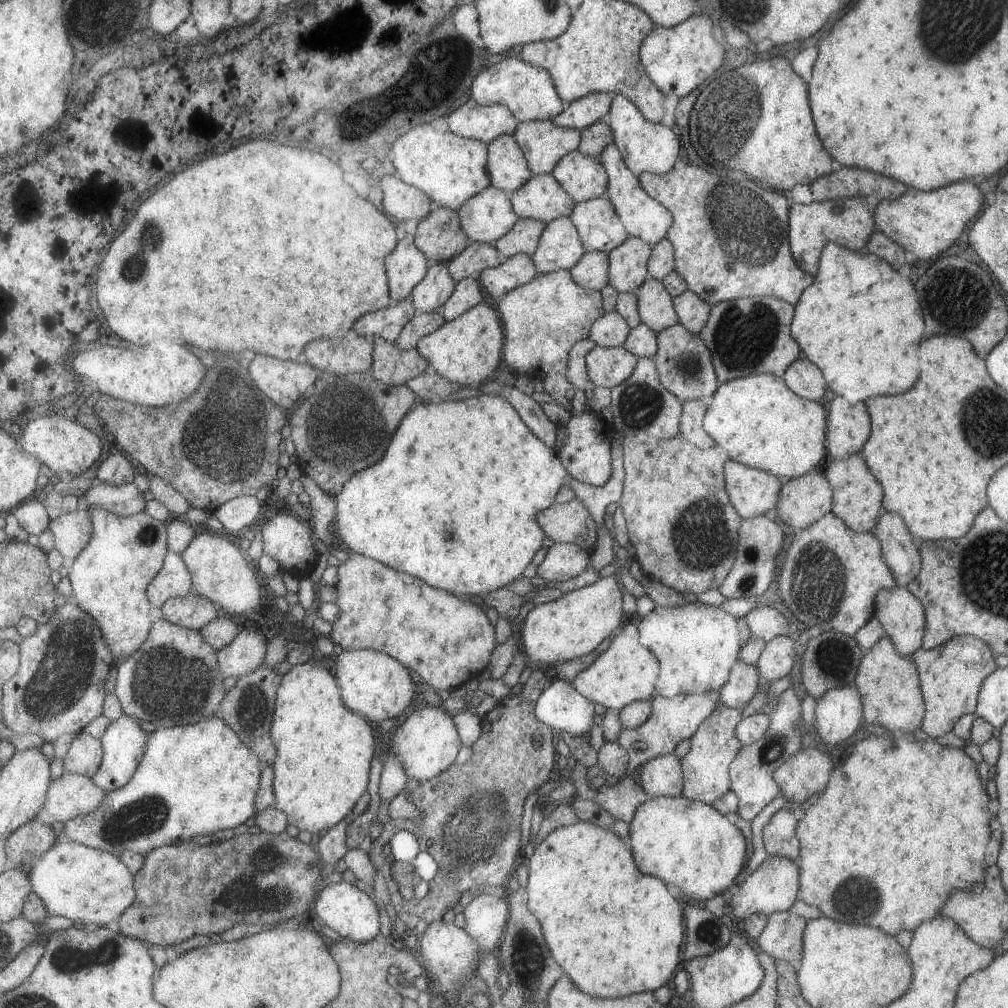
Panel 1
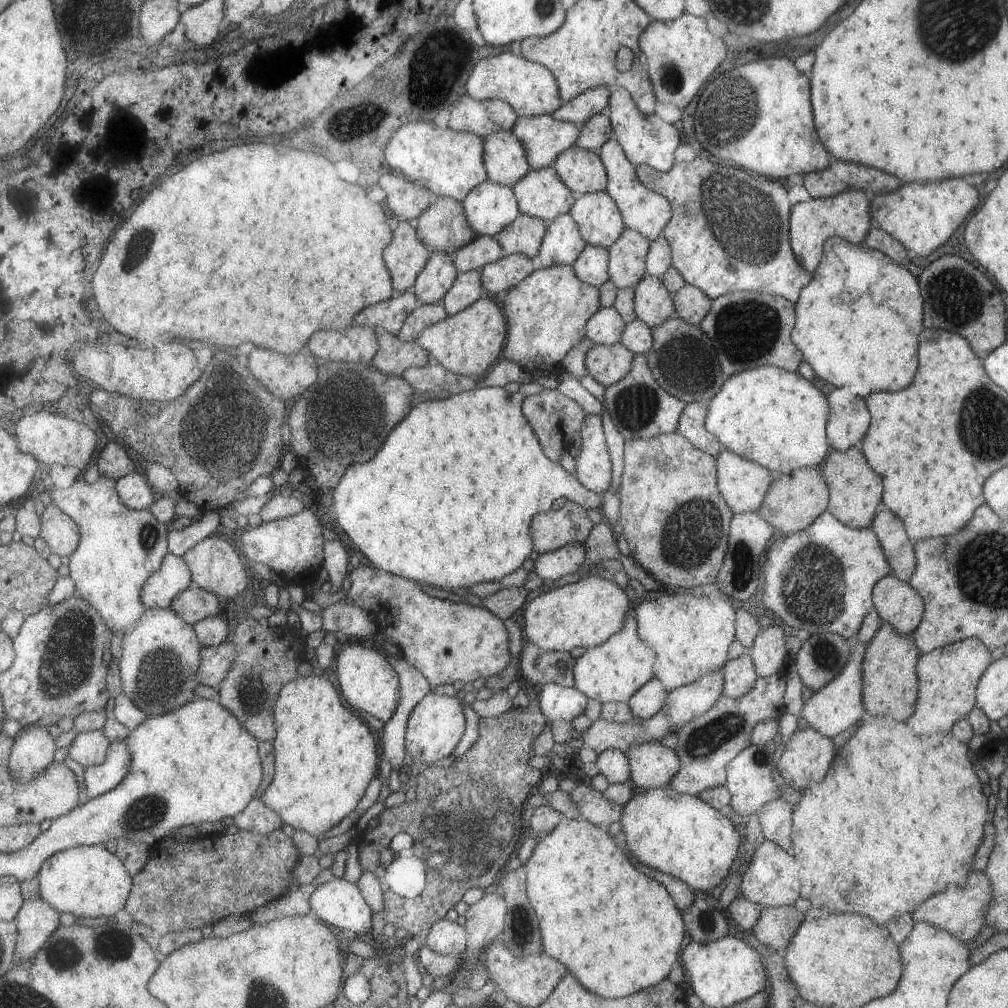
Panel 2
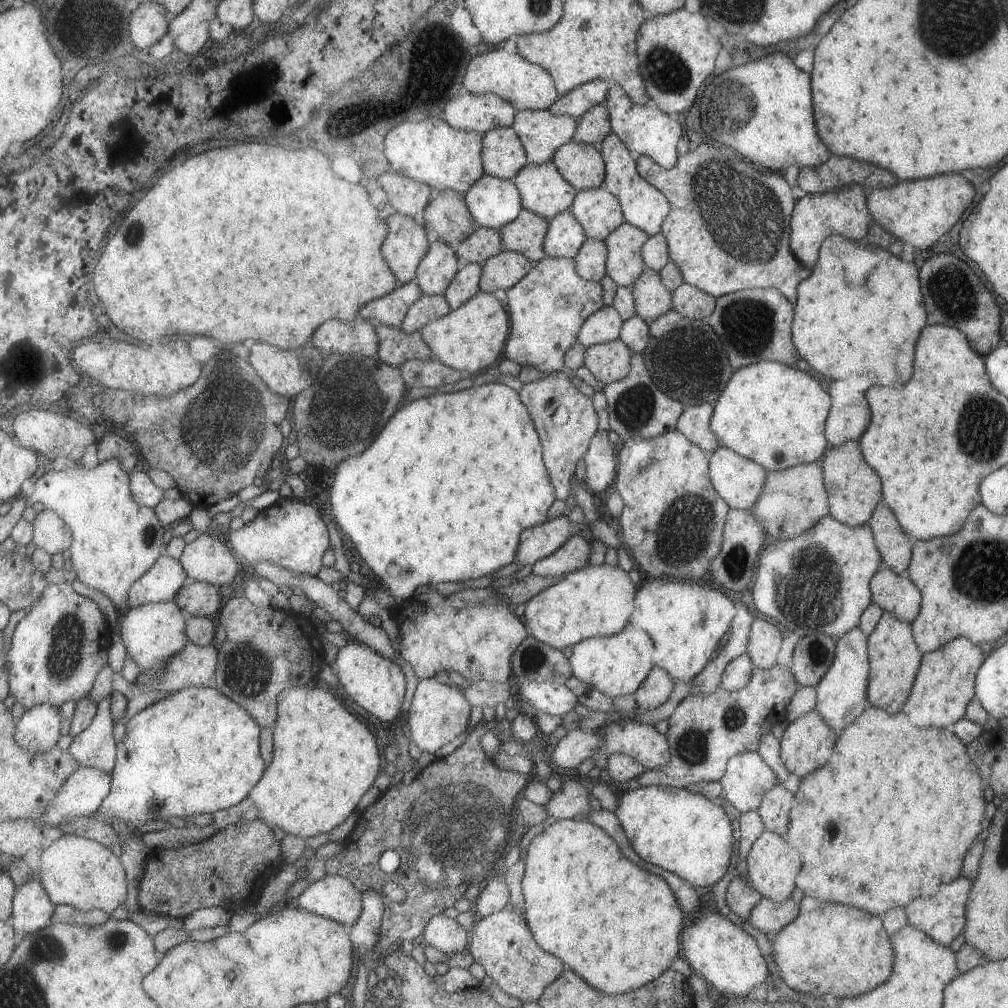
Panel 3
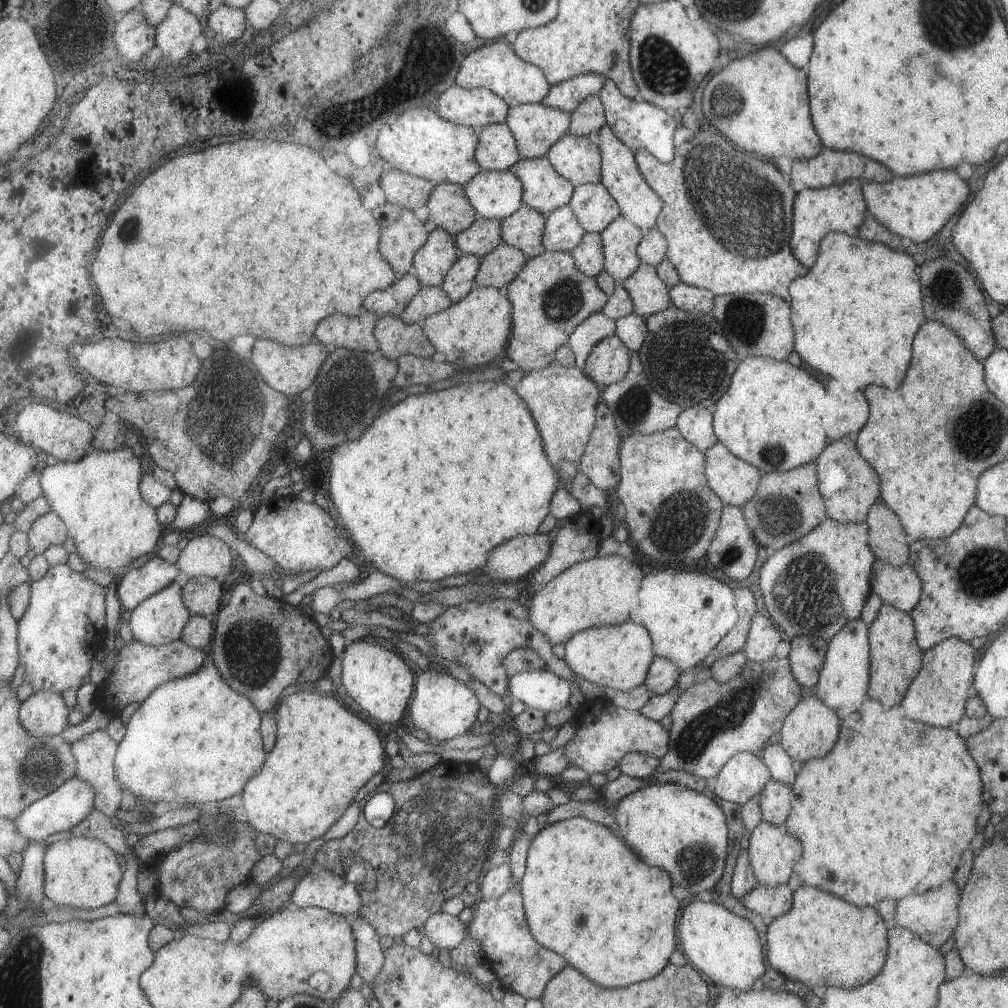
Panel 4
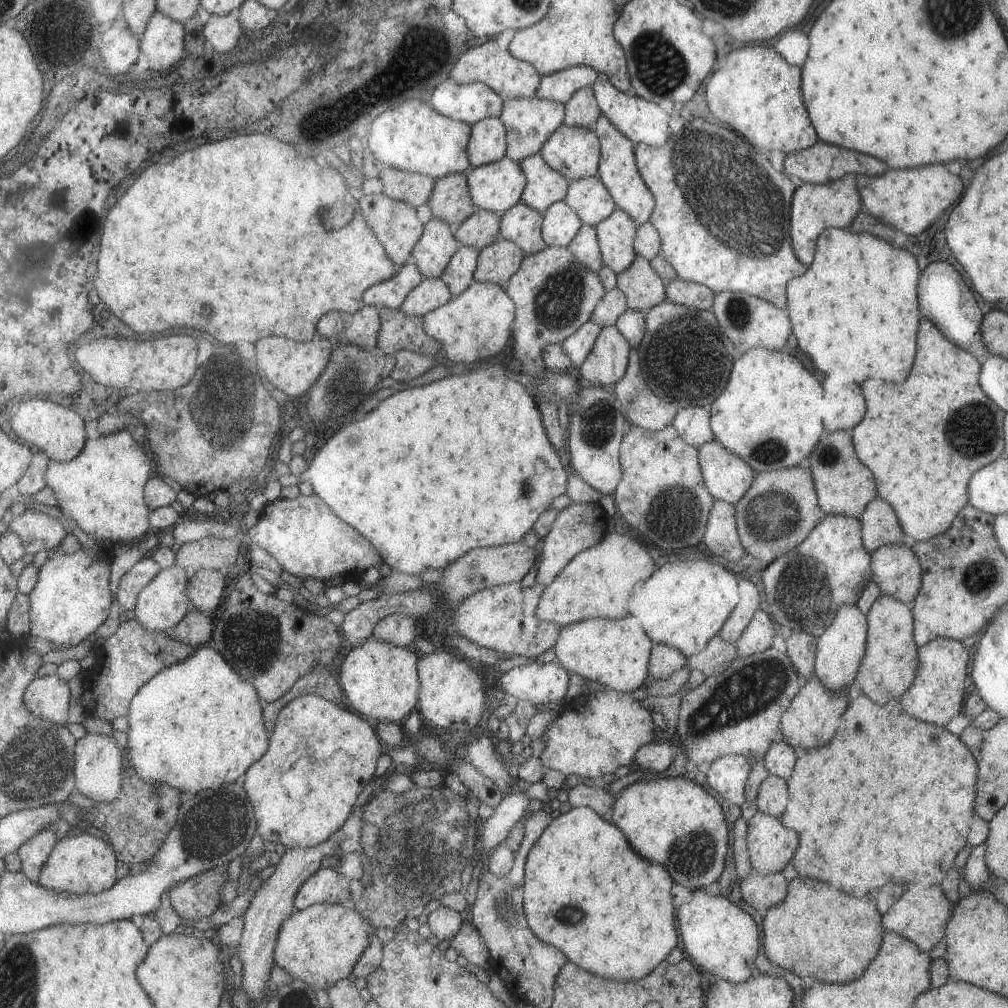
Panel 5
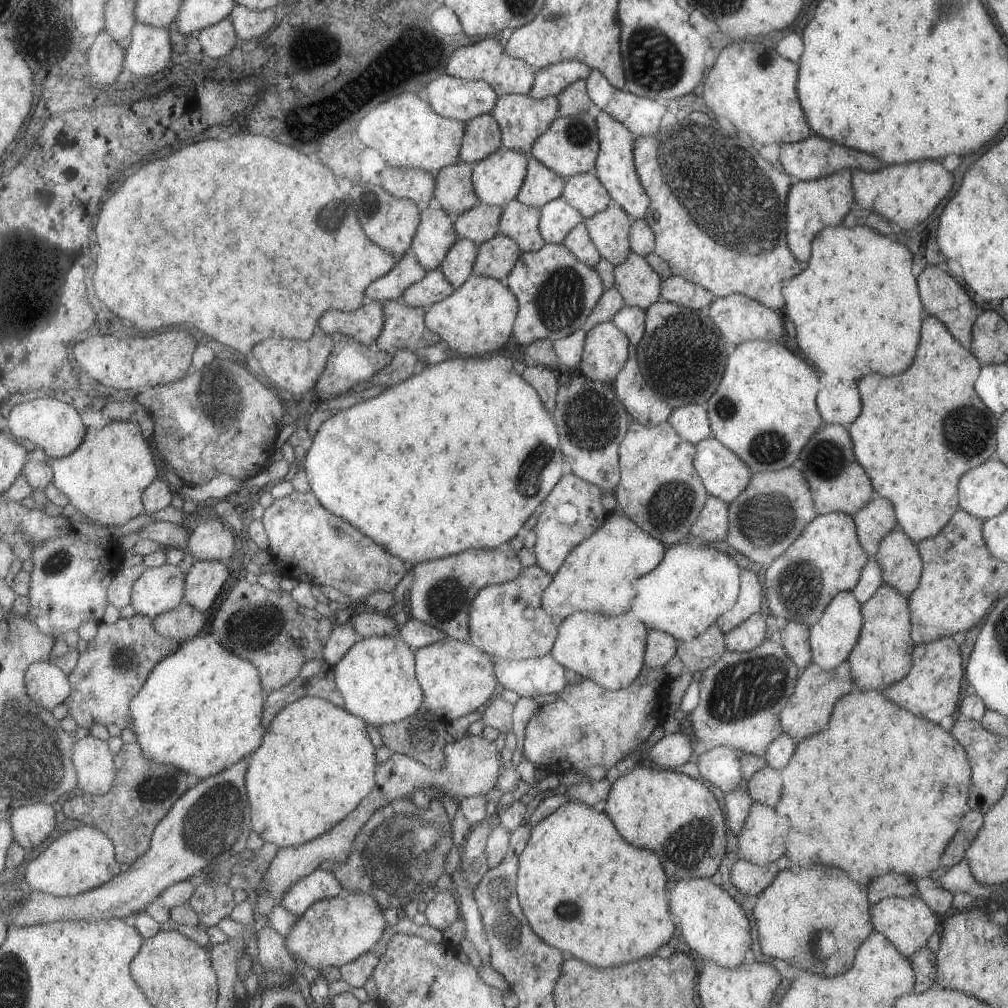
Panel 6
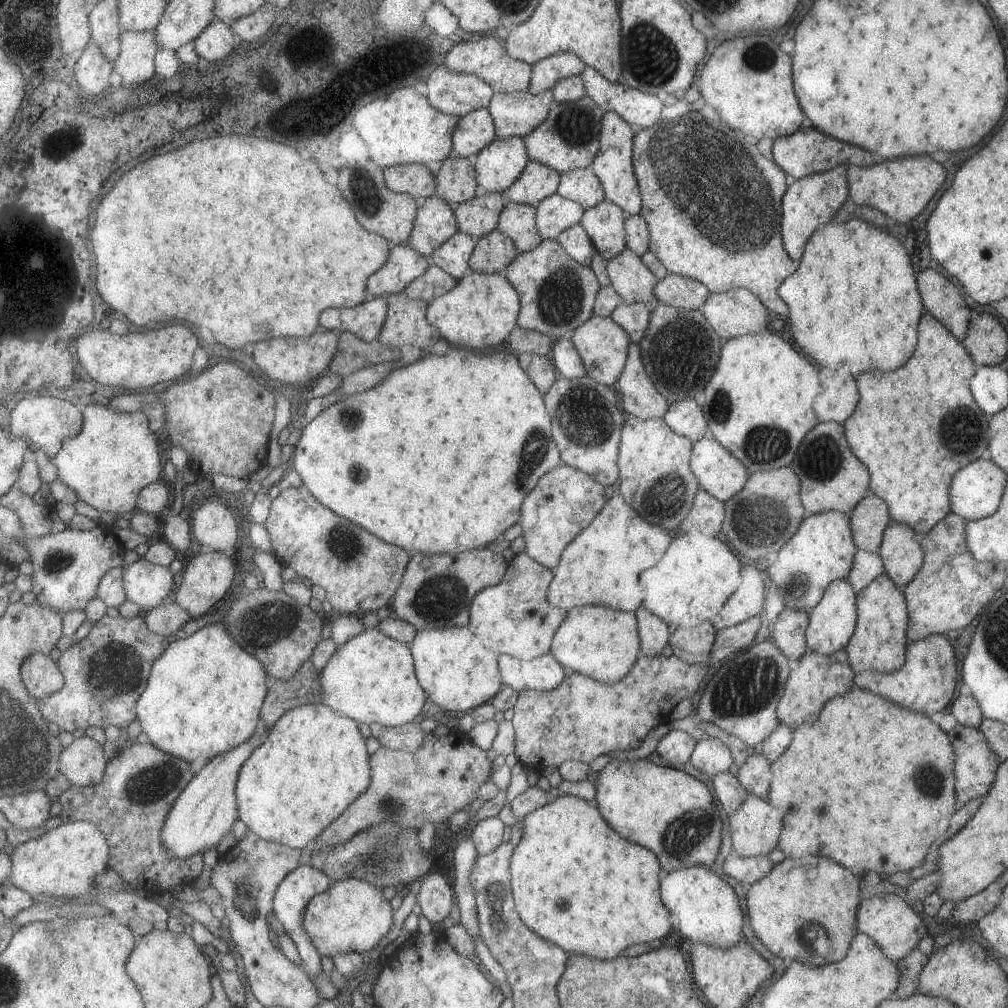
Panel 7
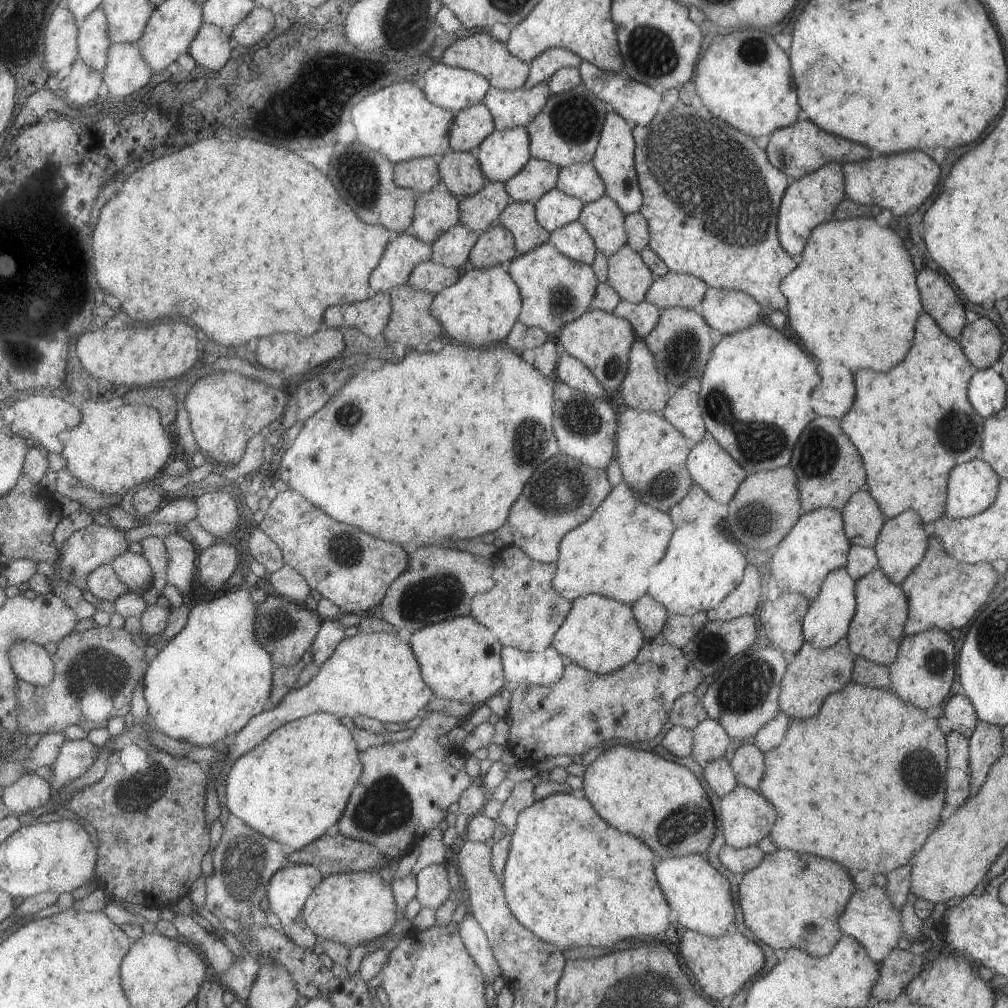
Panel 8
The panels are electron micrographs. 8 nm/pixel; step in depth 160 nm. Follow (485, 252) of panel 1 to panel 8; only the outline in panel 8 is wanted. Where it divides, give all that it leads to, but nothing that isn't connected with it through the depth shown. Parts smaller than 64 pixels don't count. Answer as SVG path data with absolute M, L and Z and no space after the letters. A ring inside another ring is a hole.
M486 180L477 192L459 200L458 223L480 234L496 223L501 210L511 202L501 181Z

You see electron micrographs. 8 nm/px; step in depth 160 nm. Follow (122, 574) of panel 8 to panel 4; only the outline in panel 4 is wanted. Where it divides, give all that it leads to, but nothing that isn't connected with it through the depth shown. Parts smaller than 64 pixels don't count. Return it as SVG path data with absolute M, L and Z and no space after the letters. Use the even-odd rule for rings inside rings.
M177 581L168 584L155 595L151 595L141 602L139 606L130 610L127 623L133 639L146 645L158 647L180 638L182 628L191 615L183 604L180 588Z

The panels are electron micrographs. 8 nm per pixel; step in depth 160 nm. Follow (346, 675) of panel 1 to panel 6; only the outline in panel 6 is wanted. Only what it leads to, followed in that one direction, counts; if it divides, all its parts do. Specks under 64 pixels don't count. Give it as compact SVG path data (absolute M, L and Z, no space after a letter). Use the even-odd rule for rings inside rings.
M370 636L359 639L333 666L334 683L344 700L344 709L373 727L390 725L423 707L423 695L414 673L414 652L397 637Z

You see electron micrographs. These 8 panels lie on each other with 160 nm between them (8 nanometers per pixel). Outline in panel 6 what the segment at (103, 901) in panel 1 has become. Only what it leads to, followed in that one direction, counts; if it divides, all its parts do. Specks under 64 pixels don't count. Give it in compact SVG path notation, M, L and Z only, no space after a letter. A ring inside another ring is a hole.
M83 824L80 828L69 826L65 834L61 834L37 858L28 862L24 880L29 888L55 896L72 897L103 886L119 872L112 838L97 827Z

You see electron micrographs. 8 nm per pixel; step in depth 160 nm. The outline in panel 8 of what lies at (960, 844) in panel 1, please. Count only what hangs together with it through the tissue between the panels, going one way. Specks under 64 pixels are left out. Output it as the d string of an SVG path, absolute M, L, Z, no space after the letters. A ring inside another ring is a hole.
M849 682L840 691L831 693L829 698L825 698L825 706L821 706L817 716L805 718L805 720L791 720L783 742L775 746L773 750L763 753L764 772L763 779L759 782L758 792L767 802L771 800L770 804L777 812L775 824L768 837L773 840L773 845L779 850L793 850L793 852L805 852L805 854L829 858L839 862L839 865L850 873L865 870L873 875L887 875L895 868L910 862L913 852L922 848L927 836L937 828L941 820L941 810L945 800L943 792L945 792L945 772L947 772L946 755L945 735L939 730L937 720L929 718L923 709L909 706L909 703L902 701L893 691L877 687L867 688L865 685ZM851 700L859 700L863 714L869 714L869 716L837 716L839 712L845 712L847 708L851 708Z

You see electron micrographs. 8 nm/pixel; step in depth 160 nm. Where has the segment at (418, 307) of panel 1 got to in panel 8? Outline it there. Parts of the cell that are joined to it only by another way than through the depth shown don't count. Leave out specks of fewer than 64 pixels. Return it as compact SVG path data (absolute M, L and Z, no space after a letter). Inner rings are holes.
M448 191L417 194L408 232L431 245L443 232L458 224L458 202Z

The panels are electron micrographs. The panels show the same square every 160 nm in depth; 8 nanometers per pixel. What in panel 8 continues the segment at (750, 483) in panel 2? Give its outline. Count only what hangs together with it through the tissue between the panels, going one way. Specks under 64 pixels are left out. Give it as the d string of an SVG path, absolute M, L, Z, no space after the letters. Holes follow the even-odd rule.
M709 436L690 445L686 469L693 483L724 506L747 475L745 469Z

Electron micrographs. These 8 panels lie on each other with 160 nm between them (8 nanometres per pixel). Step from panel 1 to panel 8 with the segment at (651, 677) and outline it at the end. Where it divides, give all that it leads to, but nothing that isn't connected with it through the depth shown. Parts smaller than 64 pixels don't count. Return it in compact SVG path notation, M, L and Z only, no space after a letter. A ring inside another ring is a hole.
M591 593L571 601L571 608L550 645L577 666L598 675L607 675L632 661L644 642L631 605Z

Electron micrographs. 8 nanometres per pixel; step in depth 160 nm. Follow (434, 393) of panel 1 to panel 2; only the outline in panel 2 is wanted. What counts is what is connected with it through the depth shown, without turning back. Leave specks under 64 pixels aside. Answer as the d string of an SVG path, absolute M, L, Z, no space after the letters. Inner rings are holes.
M430 361L422 367L406 368L401 378L417 392L439 392L448 390L454 395L475 389L477 379L474 376L459 376L449 372L439 363ZM545 389L536 395L527 394L522 410L545 456L556 463L561 452L570 447L573 436L580 429L583 417L586 415L575 401L563 396L557 389Z

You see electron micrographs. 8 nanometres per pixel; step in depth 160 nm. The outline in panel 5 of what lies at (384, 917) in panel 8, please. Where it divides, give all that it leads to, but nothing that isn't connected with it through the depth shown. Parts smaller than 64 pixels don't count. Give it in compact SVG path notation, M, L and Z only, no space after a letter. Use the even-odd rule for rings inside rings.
M313 903L281 921L271 953L272 964L315 991L326 990L329 985L346 979L352 973L357 959L369 944L370 932L370 924L351 905Z

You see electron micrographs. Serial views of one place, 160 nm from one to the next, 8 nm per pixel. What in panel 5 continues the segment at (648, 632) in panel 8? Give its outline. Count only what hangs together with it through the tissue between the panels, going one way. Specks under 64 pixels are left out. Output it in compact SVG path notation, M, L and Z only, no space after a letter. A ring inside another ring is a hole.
M652 645L648 658L648 676L664 679L687 666L688 662L677 649L667 645Z

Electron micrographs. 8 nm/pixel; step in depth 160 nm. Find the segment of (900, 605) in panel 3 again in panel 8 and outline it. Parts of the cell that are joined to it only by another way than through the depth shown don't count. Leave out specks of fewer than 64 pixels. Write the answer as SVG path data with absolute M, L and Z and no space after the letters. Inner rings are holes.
M913 510L903 511L900 515L891 517L880 528L875 544L872 546L878 558L878 566L885 576L896 585L900 585L903 579L917 566L927 548L928 536L923 532L923 524Z

